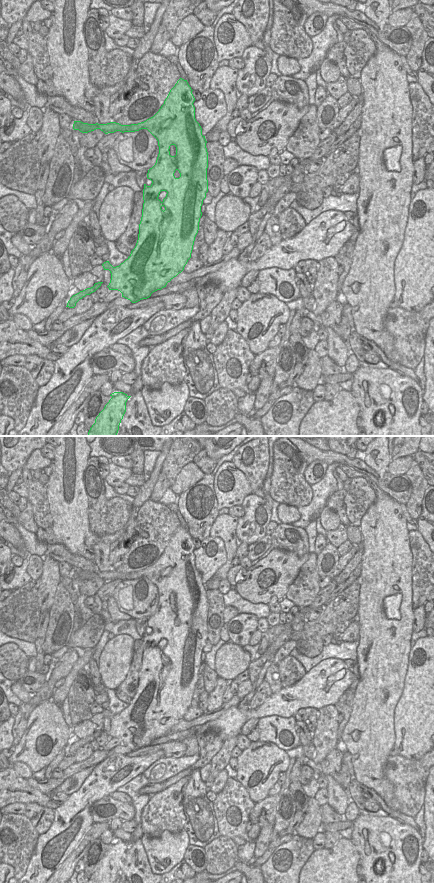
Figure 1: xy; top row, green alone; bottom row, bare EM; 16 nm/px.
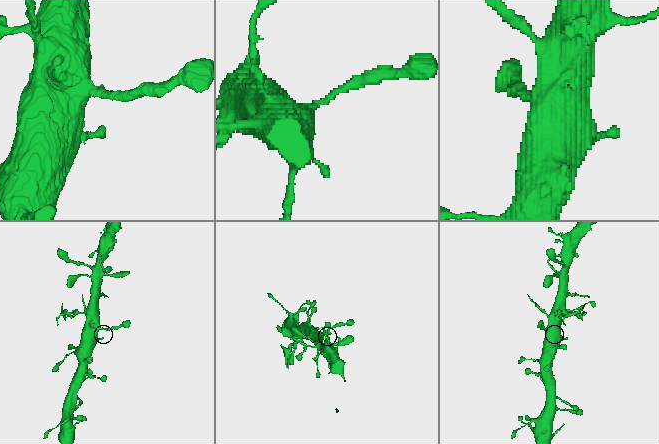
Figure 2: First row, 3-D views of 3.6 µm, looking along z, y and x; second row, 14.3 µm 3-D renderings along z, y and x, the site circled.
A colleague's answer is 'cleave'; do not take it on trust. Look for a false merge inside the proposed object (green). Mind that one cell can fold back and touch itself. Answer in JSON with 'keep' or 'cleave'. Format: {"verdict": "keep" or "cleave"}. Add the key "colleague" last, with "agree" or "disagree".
{"verdict": "cleave", "colleague": "agree"}

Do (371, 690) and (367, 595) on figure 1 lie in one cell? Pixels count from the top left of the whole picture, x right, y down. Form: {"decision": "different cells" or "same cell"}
{"decision": "same cell"}

